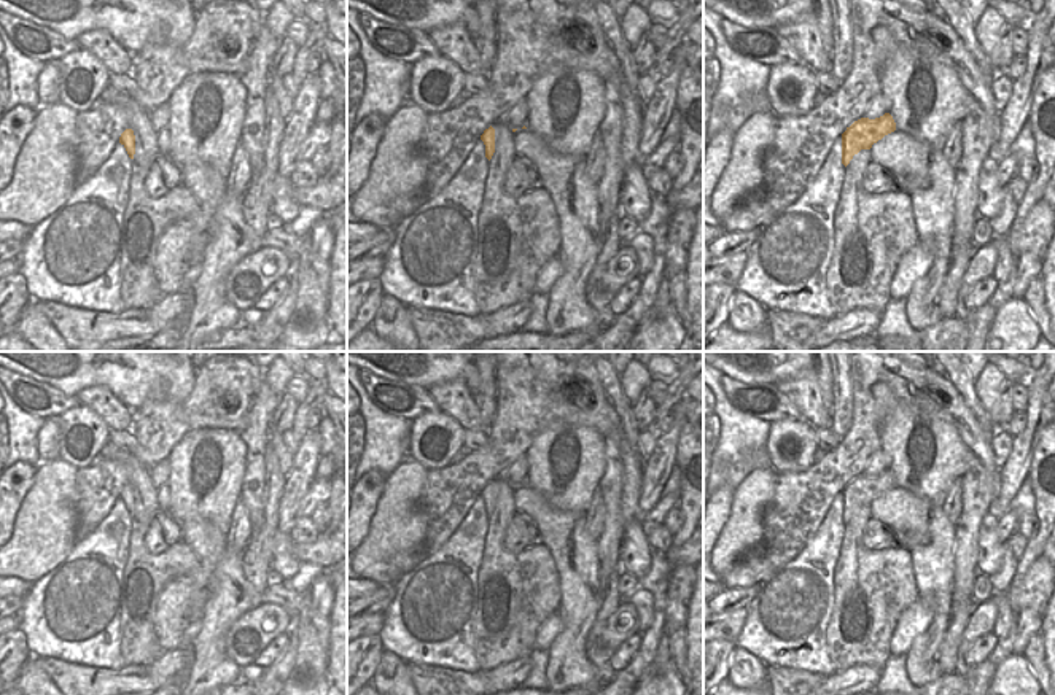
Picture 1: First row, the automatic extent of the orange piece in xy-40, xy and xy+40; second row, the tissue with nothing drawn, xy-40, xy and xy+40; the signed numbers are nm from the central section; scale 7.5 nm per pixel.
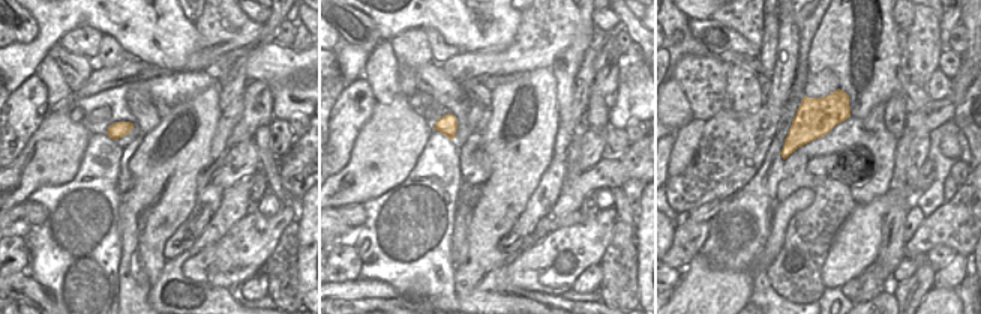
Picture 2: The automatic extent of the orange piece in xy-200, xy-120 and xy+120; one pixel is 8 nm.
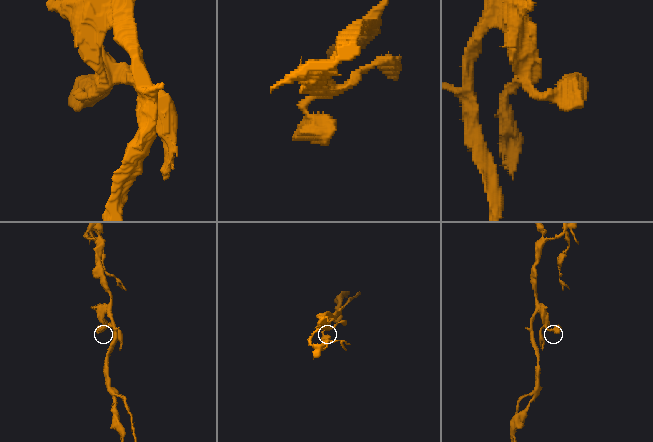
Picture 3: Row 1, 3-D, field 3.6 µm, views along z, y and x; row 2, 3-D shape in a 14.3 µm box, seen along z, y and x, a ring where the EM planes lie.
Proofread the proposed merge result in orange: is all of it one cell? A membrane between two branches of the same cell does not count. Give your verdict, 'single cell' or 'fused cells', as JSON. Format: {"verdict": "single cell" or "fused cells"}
{"verdict": "single cell"}

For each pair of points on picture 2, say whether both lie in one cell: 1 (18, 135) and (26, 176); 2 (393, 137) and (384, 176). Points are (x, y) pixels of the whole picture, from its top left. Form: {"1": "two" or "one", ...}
{"1": "two", "2": "one"}

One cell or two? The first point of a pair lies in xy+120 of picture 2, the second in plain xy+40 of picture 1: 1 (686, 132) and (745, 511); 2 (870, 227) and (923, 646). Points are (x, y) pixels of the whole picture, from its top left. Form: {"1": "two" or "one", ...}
{"1": "one", "2": "two"}

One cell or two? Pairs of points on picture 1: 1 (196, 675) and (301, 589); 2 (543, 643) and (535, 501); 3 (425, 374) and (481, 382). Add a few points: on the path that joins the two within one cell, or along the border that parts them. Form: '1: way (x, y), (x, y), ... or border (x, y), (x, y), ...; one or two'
1: border (285, 582), (299, 595); two
2: border (557, 611), (560, 632), (546, 651); two
3: way (439, 369), (467, 369); one

